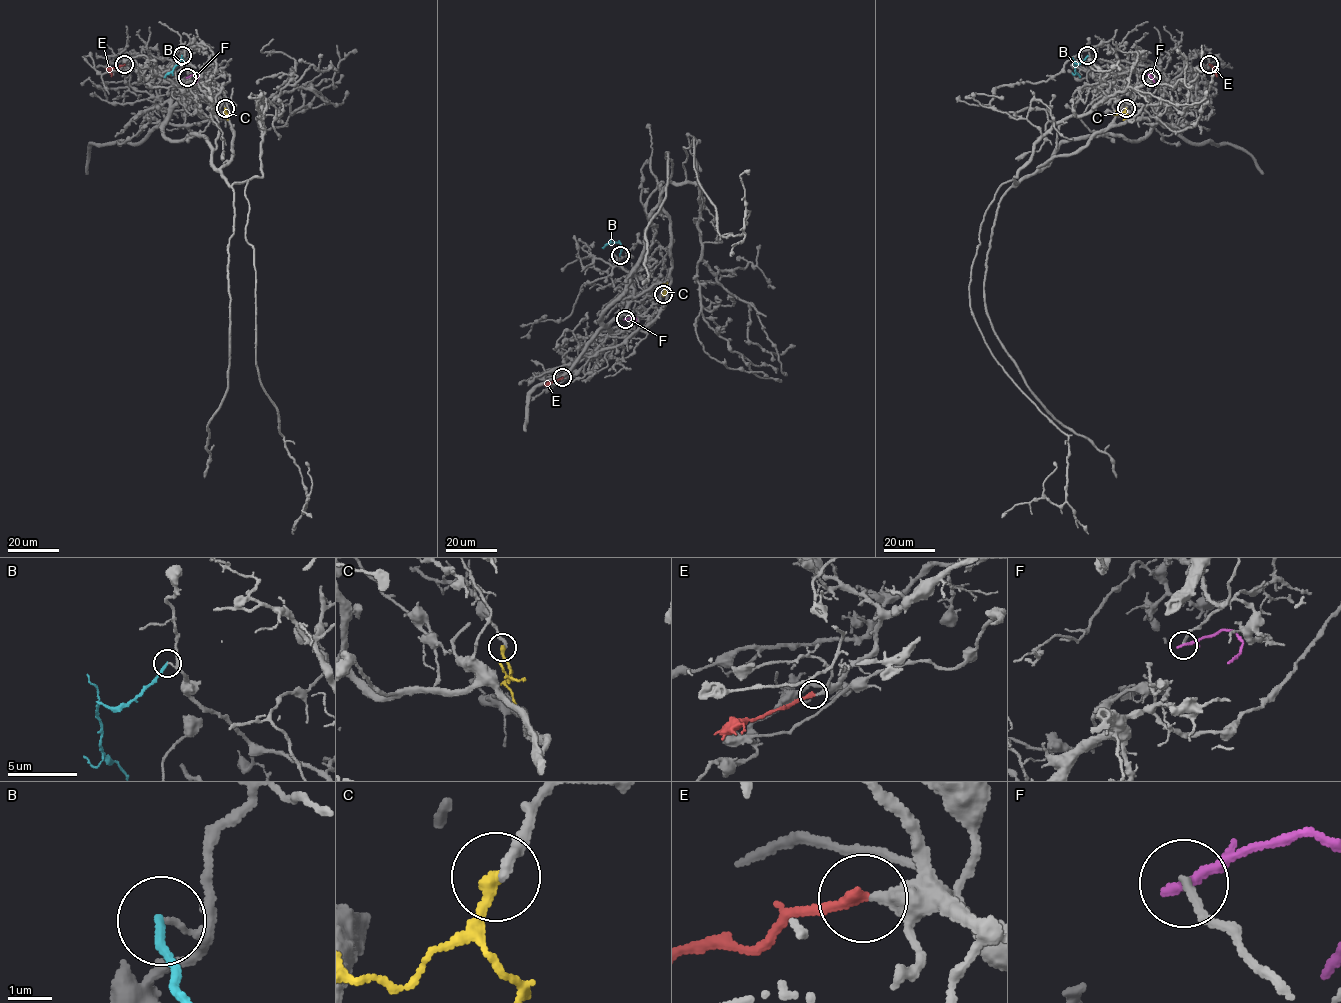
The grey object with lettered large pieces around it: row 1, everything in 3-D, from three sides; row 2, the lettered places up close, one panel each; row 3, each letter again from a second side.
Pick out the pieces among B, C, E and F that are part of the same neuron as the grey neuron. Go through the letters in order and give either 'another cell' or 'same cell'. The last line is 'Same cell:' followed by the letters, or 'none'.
B: another cell
C: another cell
E: same cell
F: another cell
Same cell: E

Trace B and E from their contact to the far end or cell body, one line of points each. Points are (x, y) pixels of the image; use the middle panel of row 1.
B: (620, 255), (619, 242), (608, 243), (602, 248)
E: (562, 377), (549, 385)

